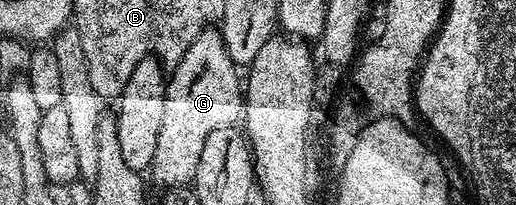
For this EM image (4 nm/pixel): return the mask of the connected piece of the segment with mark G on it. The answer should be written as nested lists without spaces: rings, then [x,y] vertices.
[[[206,29],[195,37],[191,49],[172,68],[165,84],[163,101],[163,125],[159,128],[159,142],[155,144],[155,157],[151,176],[161,189],[181,189],[192,184],[195,169],[199,169],[199,153],[203,153],[203,141],[215,133],[215,129],[237,127],[243,119],[243,79],[237,76],[238,64],[231,61],[227,45],[220,30]]]

